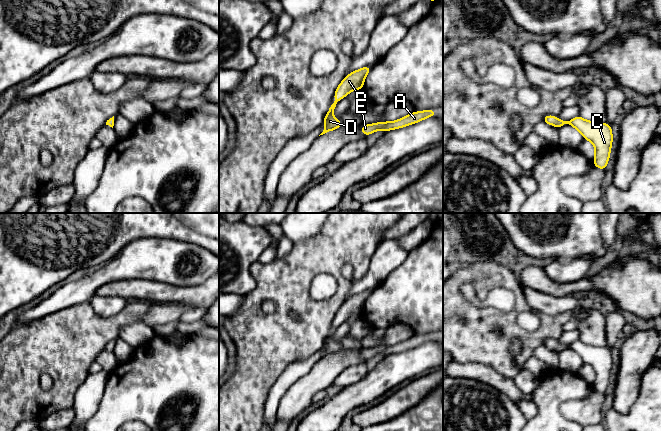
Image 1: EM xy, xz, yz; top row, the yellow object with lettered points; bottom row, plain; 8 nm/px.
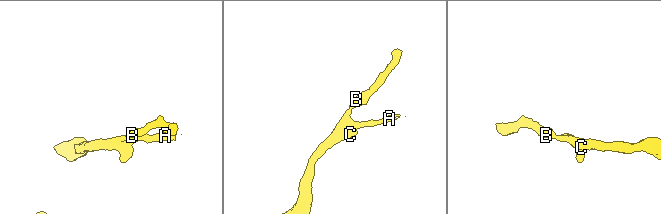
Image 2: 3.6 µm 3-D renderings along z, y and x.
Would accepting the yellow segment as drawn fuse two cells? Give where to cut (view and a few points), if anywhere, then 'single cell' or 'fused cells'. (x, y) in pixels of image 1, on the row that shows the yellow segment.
no cut | single cell

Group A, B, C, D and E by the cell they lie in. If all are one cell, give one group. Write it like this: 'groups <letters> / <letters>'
groups A B C D E

